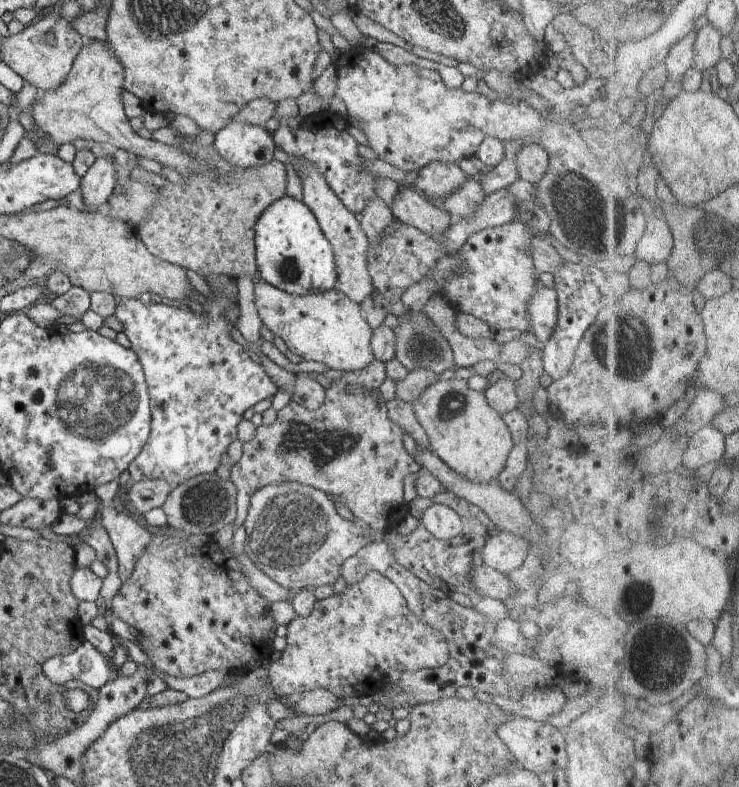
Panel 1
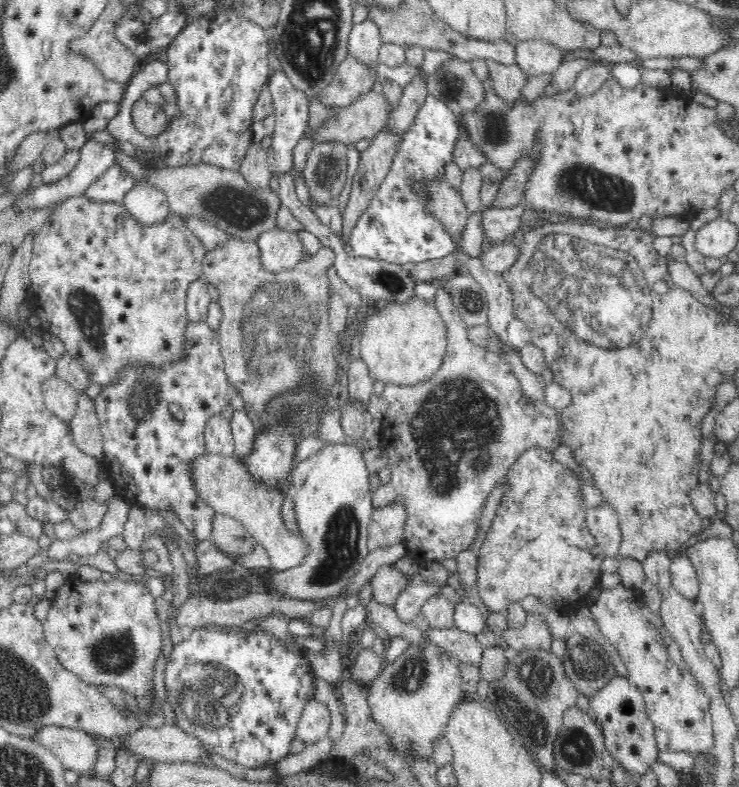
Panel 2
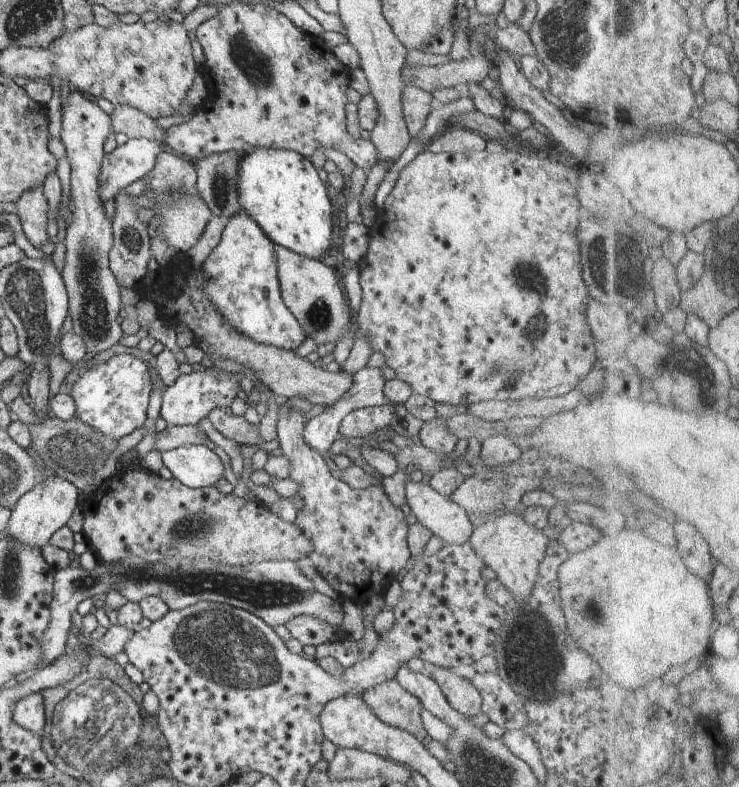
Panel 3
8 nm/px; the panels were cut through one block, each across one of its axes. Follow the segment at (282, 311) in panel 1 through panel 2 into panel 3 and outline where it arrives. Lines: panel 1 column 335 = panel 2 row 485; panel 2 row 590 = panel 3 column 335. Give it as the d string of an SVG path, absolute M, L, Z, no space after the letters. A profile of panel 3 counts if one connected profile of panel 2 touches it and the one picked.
M275 245L275 261L282 301L308 339L320 346L337 342L345 331L354 329L354 318L342 290L342 279L334 265L329 266L326 261L296 254L280 245Z

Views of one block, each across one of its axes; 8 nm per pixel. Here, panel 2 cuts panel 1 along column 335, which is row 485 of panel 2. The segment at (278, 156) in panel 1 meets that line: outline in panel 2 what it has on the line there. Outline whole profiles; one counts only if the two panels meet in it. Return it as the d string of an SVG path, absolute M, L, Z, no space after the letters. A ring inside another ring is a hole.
M213 453L204 462L194 461L190 473L198 497L216 513L240 520L250 537L266 549L270 554L269 560L272 560L271 571L295 567L305 559L308 543L299 535L289 532L280 516L283 501L288 496L289 483L280 491L272 491L252 479L246 465L238 457L230 458ZM282 552L284 556L280 556Z

